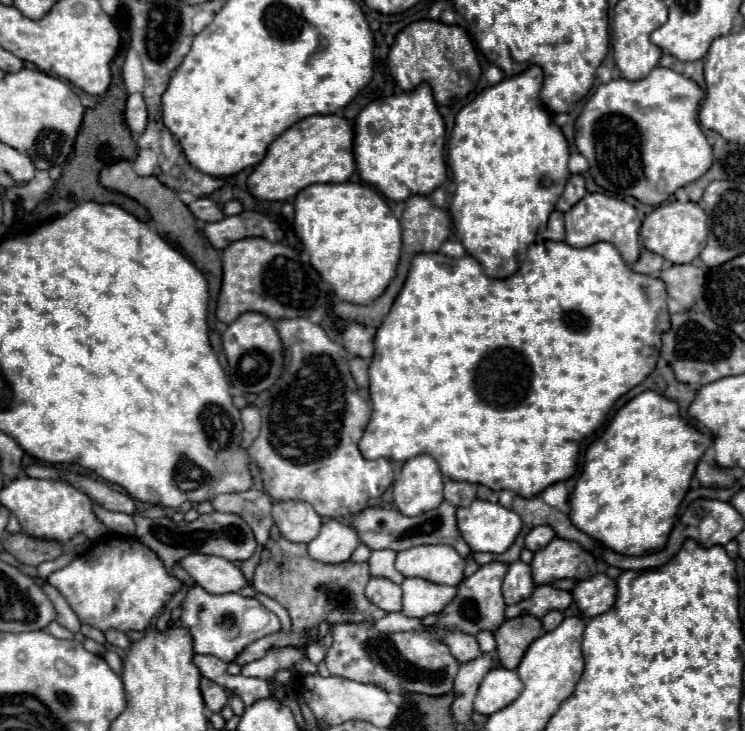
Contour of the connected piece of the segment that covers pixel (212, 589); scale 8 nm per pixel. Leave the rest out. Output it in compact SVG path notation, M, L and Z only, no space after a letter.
M192 554L192 556L184 556L178 562L178 566L182 566L194 578L194 582L210 594L238 592L242 586L248 584L240 568L220 556Z

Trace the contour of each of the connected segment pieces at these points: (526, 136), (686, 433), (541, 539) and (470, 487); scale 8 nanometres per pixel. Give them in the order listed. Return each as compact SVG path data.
M530 66L518 76L488 86L474 102L456 114L456 126L448 140L448 162L456 183L448 209L454 232L466 252L480 260L484 274L492 278L508 278L516 272L528 246L535 241L538 228L548 220L570 178L568 142L540 100L542 78L542 68Z
M650 390L638 394L616 412L606 432L588 446L584 470L568 500L568 516L572 524L618 554L644 556L650 552L660 552L668 542L678 506L690 488L694 468L704 450L710 446L710 440L712 438L708 434L688 426L680 418L678 404L674 400Z
M536 526L528 532L526 536L526 548L530 552L538 552L540 548L544 548L550 540L554 538L554 530L550 526Z
M446 480L444 482L444 498L452 506L470 506L472 500L476 500L476 484L470 482L456 482L456 480Z

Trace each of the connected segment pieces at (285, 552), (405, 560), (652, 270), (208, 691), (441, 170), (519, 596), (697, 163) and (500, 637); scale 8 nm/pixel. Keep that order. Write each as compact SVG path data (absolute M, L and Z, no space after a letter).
M284 538L278 542L268 540L268 544L262 550L262 560L260 566L256 568L254 574L254 588L274 600L278 600L290 614L292 618L292 630L278 632L264 636L250 646L246 646L234 662L244 666L252 660L262 658L268 650L272 648L302 648L304 646L304 630L316 628L322 620L328 620L330 624L340 624L340 622L366 622L366 620L378 620L386 612L380 612L372 602L366 600L364 588L368 580L358 580L358 568L368 568L366 562L354 564L354 562L342 562L342 564L322 564L310 558L308 550L304 544L294 544Z
M420 546L398 552L396 570L434 584L456 586L464 580L464 558L452 546Z
M644 250L640 260L636 264L632 264L632 270L634 272L640 272L640 274L648 274L648 276L656 276L662 268L664 268L664 258L662 256L656 256L654 252L648 252Z
M202 678L200 690L202 690L202 696L204 696L204 704L210 712L220 712L226 706L226 702L228 702L226 690L222 686L218 686L216 682Z
M428 84L370 102L358 114L354 128L356 136L352 152L360 178L380 190L388 200L400 202L412 194L428 196L446 180L446 128Z
M516 560L508 566L508 572L504 576L502 584L502 594L506 604L516 604L524 598L528 598L534 590L532 576L530 576L530 566L524 564L522 560Z
M656 66L646 78L630 82L624 78L600 84L598 90L588 98L580 112L576 128L576 148L588 160L590 174L596 184L614 196L634 196L642 204L660 206L678 188L698 180L708 172L714 162L712 146L698 124L698 108L704 98L702 88L684 78L682 74Z
M522 614L516 618L504 620L504 624L494 632L500 664L508 670L514 670L520 664L526 648L542 634L544 634L542 624L534 616Z

